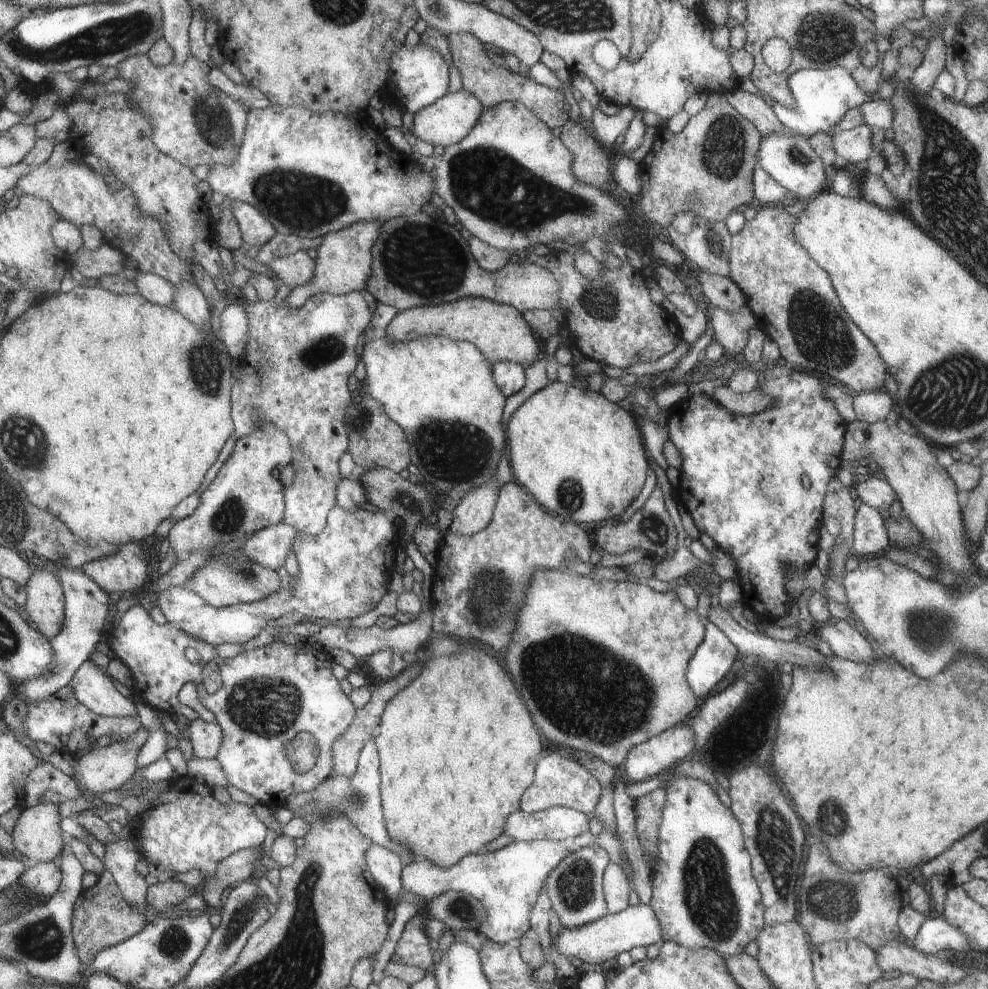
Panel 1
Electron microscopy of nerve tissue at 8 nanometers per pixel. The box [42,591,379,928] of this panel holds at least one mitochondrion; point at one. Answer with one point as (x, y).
(267, 708)

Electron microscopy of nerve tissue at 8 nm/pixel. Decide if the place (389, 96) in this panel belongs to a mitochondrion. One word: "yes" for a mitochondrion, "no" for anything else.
no

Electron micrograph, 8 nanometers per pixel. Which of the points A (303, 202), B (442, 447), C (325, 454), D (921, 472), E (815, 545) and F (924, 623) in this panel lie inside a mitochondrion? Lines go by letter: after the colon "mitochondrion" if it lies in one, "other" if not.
A: mitochondrion
B: mitochondrion
C: other
D: other
E: other
F: mitochondrion

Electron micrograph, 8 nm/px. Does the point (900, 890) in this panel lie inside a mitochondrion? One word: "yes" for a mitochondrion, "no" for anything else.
no

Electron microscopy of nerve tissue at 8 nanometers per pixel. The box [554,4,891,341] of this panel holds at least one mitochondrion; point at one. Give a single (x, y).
(822, 38)

